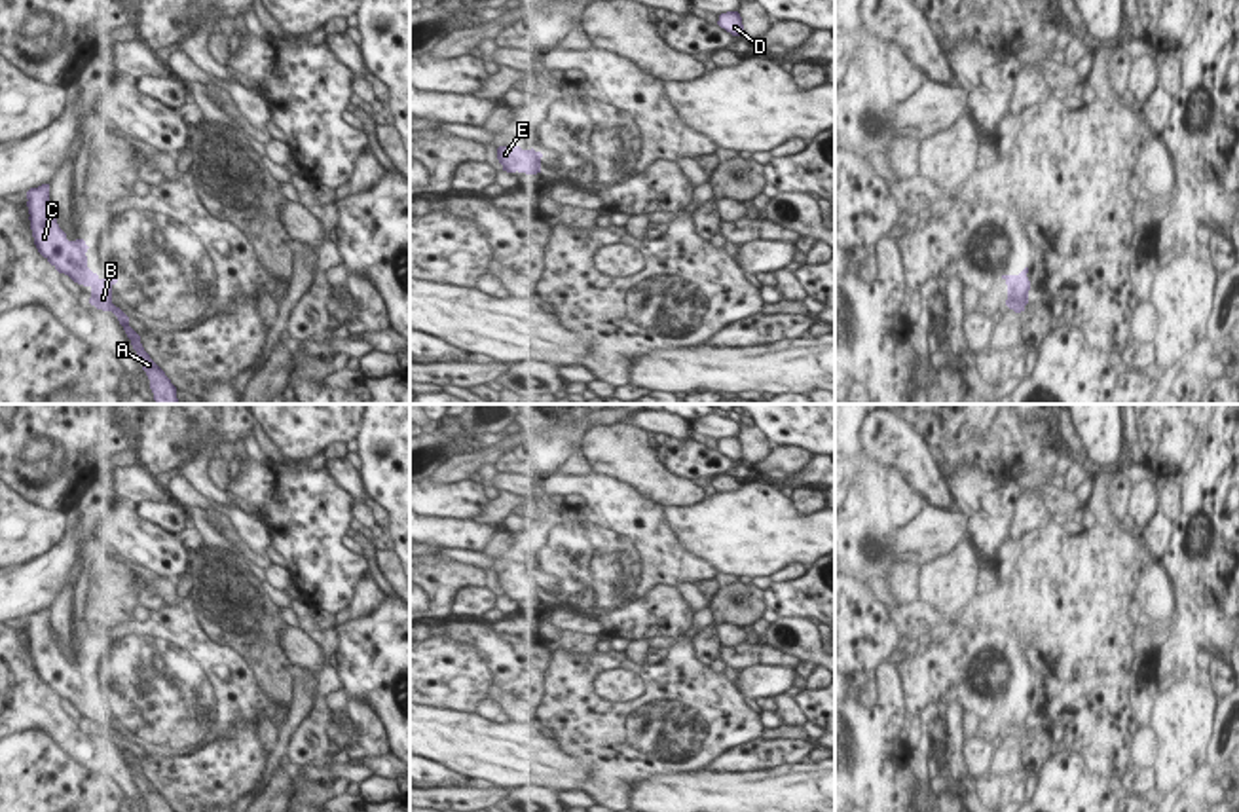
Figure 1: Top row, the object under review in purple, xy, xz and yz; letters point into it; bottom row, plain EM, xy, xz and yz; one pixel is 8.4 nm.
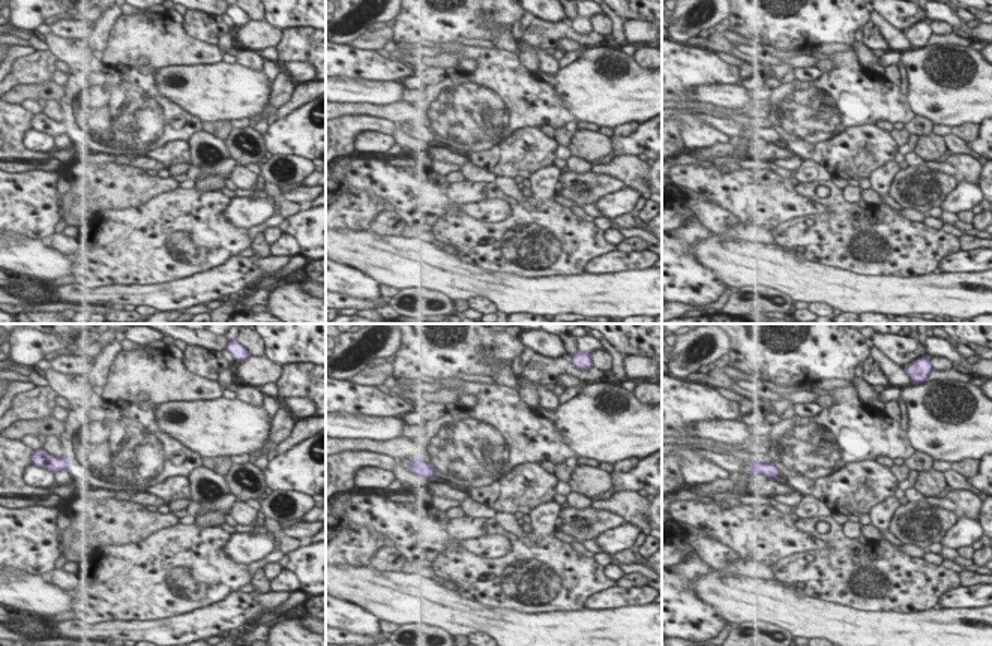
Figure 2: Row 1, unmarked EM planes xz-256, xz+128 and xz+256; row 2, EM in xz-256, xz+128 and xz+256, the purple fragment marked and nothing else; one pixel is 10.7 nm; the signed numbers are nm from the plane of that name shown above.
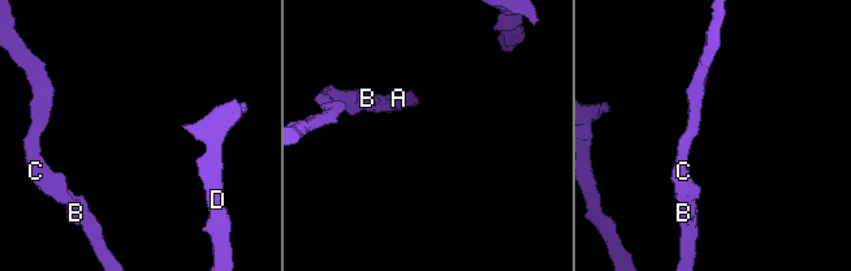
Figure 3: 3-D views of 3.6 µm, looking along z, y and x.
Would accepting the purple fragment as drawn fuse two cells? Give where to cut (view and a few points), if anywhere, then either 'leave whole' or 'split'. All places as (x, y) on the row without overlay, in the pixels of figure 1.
cut none; leave whole

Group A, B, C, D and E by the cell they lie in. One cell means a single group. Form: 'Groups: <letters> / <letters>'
Groups: A B C D E.

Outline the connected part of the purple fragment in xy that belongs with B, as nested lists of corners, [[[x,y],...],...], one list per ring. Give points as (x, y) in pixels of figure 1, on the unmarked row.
[[[49,609],[27,617],[28,645],[38,677],[74,708],[89,711],[89,729],[102,736],[112,736],[131,765],[137,784],[150,804],[150,812],[175,812],[165,797],[150,784],[140,768],[140,761],[129,751],[129,742],[112,729],[112,711],[118,704],[101,704],[87,692],[87,670],[83,664],[68,666],[51,639]]]

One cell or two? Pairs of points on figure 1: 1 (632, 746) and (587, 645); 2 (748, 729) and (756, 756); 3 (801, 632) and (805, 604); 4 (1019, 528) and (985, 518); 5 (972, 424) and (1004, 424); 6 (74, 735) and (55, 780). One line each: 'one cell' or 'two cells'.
1: two cells
2: two cells
3: two cells
4: two cells
5: two cells
6: two cells

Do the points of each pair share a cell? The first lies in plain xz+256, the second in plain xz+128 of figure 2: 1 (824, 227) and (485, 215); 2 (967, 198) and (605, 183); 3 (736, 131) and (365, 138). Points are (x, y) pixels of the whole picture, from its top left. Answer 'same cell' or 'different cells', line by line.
1: different cells
2: different cells
3: different cells

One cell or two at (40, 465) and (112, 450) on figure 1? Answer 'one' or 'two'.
two

